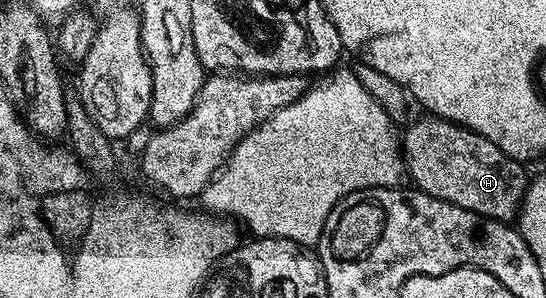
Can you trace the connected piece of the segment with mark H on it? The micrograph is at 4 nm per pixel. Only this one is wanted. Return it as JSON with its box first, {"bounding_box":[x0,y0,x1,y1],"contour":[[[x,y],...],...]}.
{"bounding_box":[400,117,529,224],"contour":[[[422,117],[413,120],[404,128],[400,140],[405,170],[408,178],[413,178],[412,186],[431,197],[439,197],[439,201],[451,201],[451,205],[459,205],[485,219],[494,219],[500,223],[512,224],[516,220],[521,203],[525,199],[525,190],[529,188],[529,179],[525,175],[526,168],[517,160],[507,157],[499,145],[487,141],[487,137],[476,135],[466,127],[458,127],[445,119]]]}

